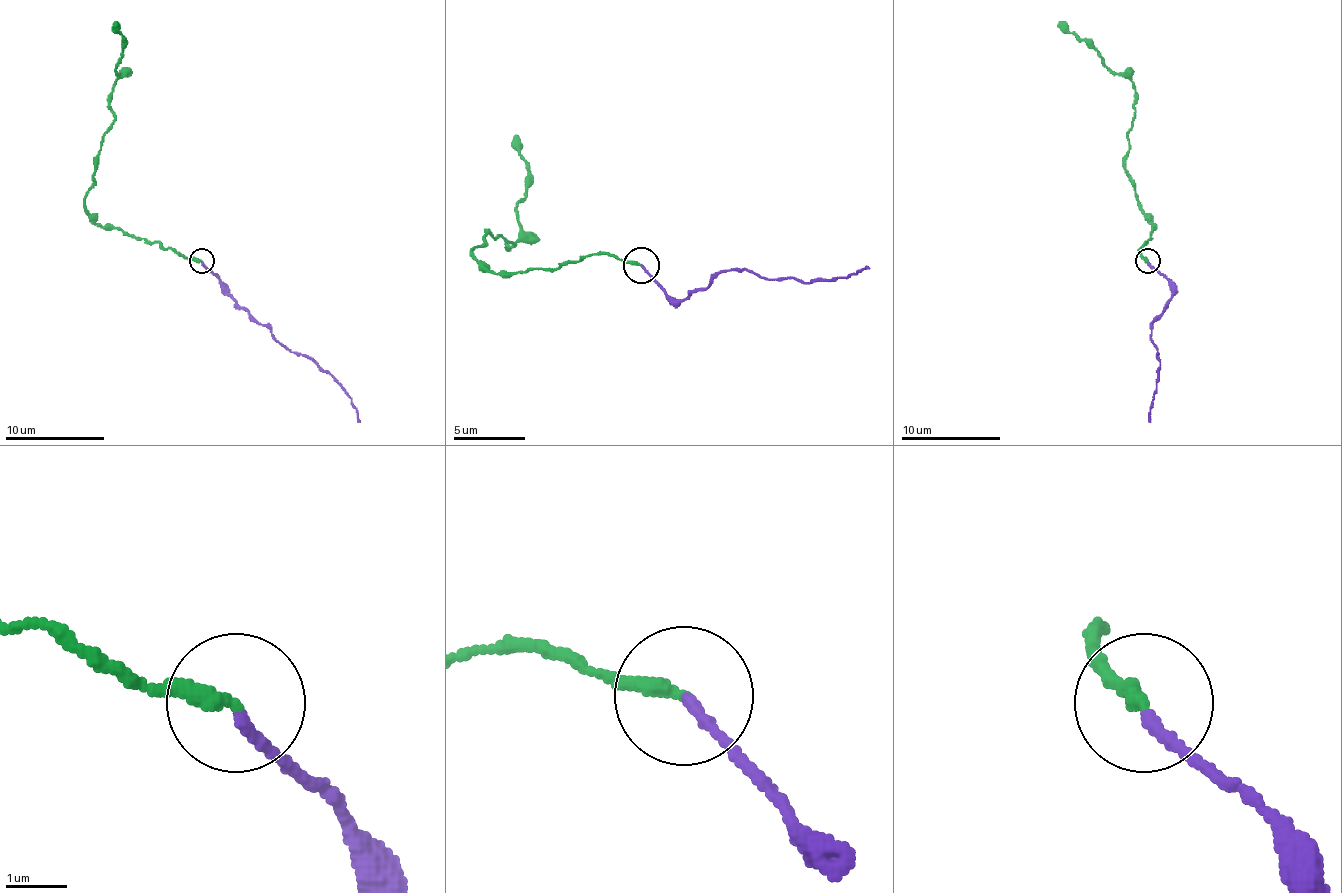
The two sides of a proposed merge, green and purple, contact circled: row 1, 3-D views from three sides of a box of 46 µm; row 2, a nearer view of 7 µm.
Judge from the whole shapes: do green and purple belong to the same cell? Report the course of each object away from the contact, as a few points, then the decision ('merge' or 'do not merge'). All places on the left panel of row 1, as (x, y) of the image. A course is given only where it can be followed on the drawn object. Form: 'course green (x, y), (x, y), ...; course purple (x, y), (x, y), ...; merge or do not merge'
course green (201, 261), (101, 226), (84, 204), (104, 132), (114, 119), (109, 94), (119, 77), (124, 40), (114, 25); course purple (201, 261), (221, 281), (226, 291), (288, 349), (311, 356), (350, 398), (360, 421); do not merge

